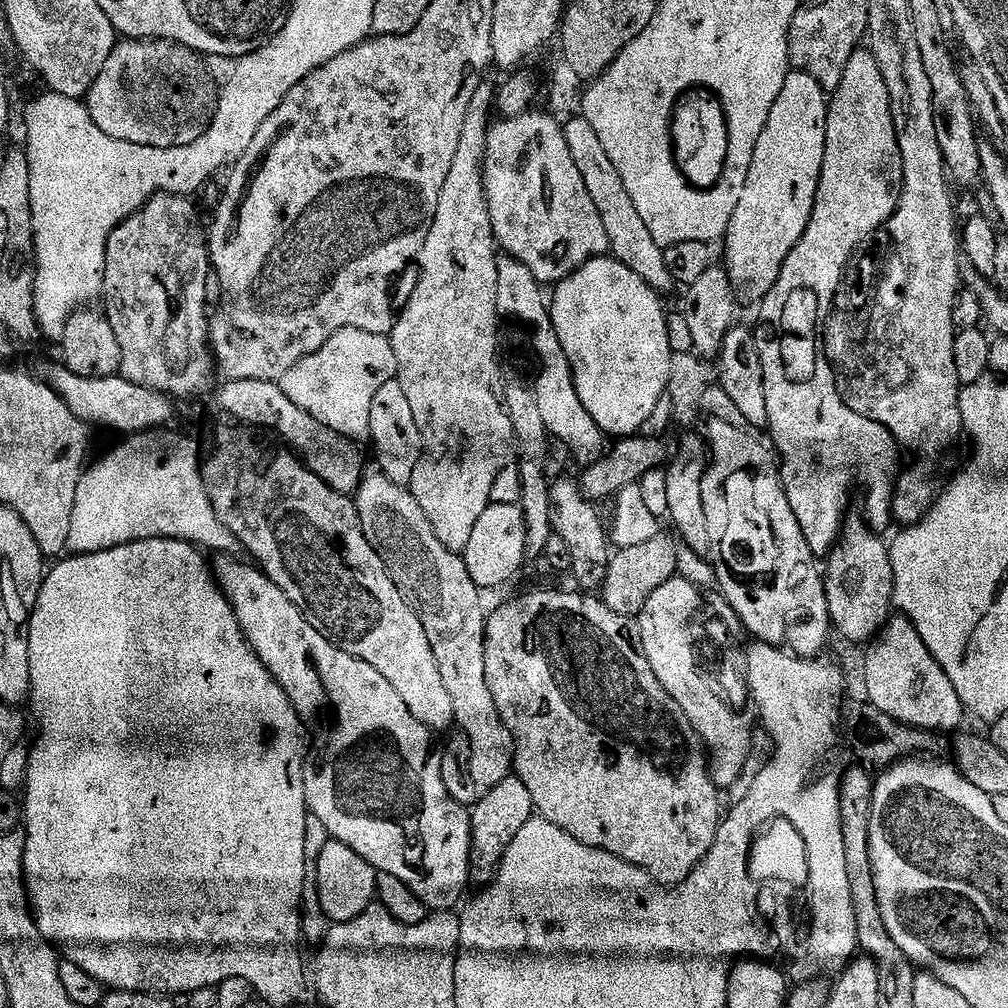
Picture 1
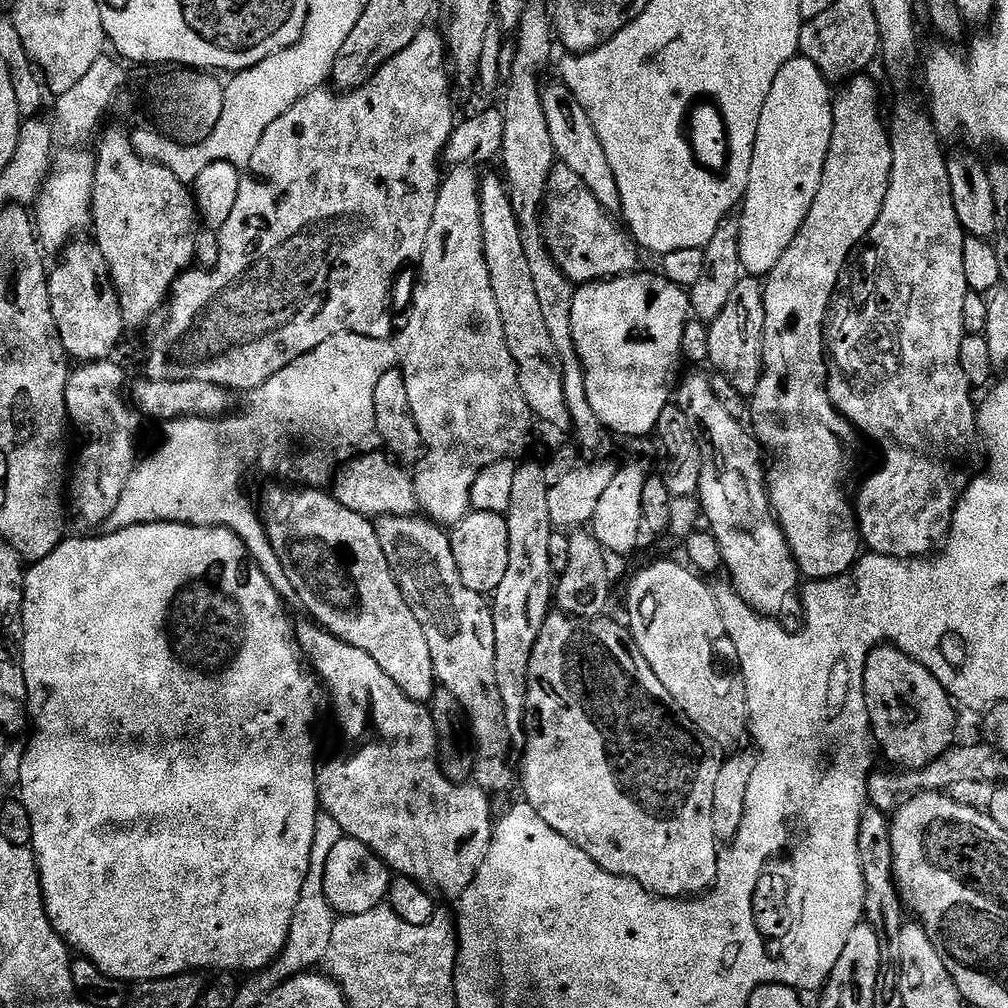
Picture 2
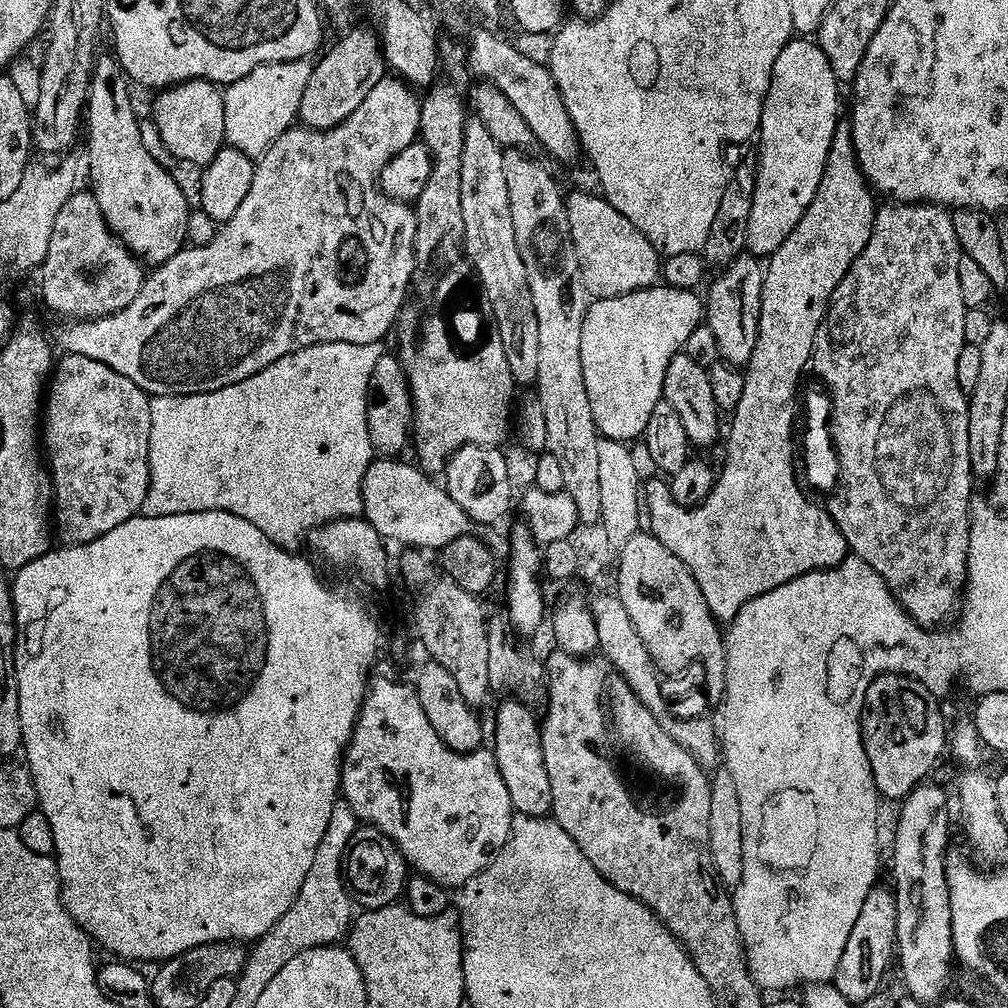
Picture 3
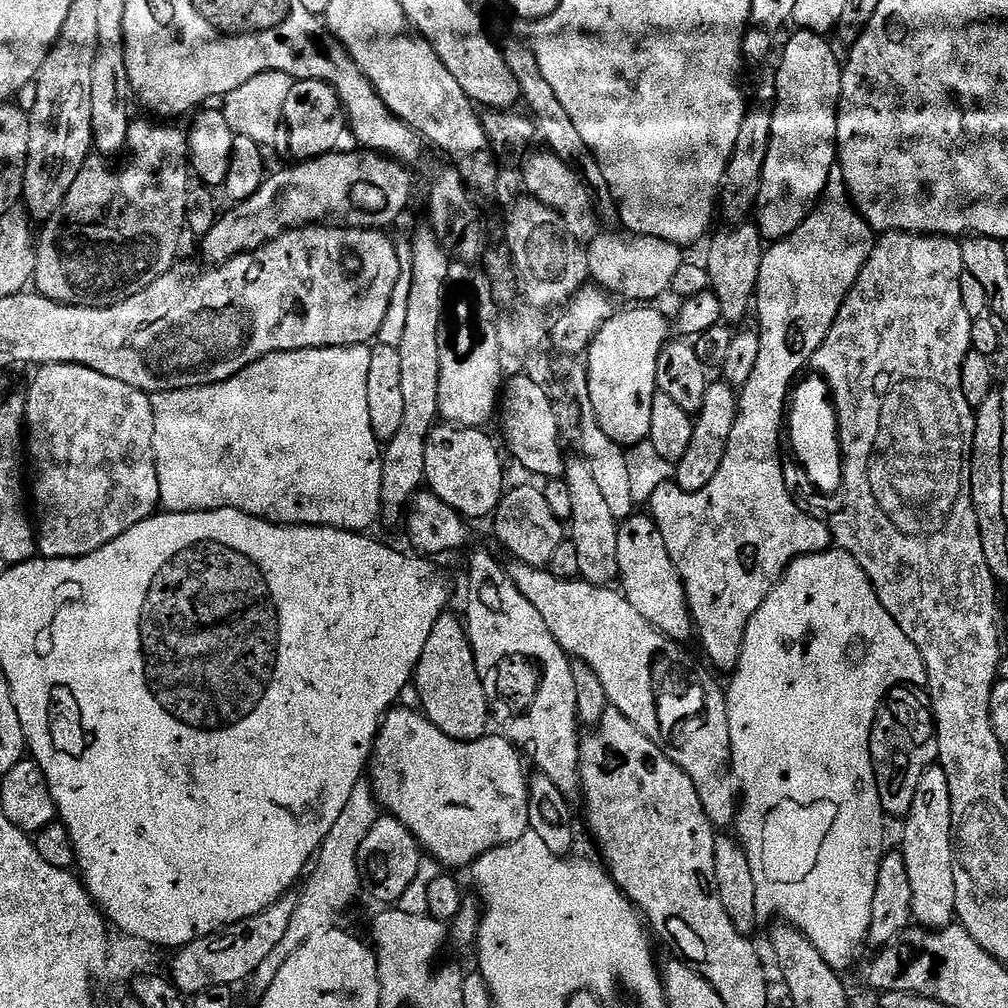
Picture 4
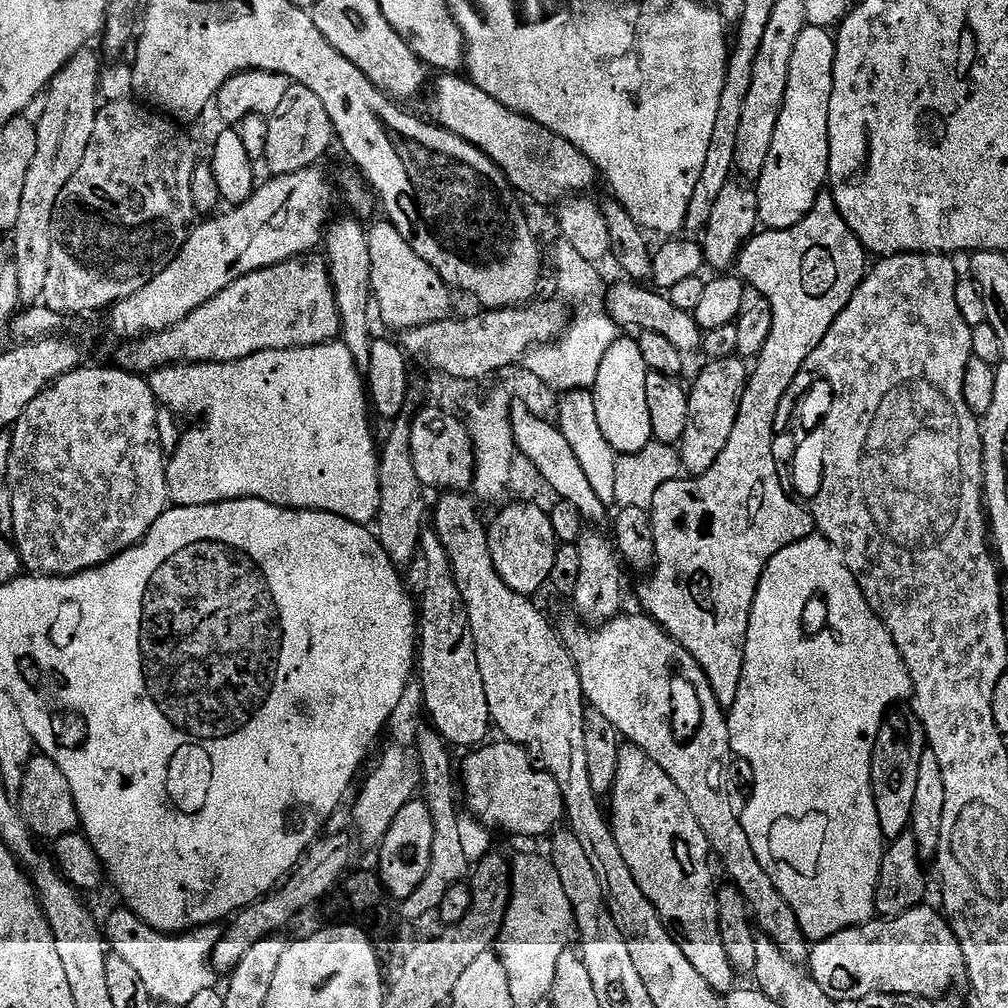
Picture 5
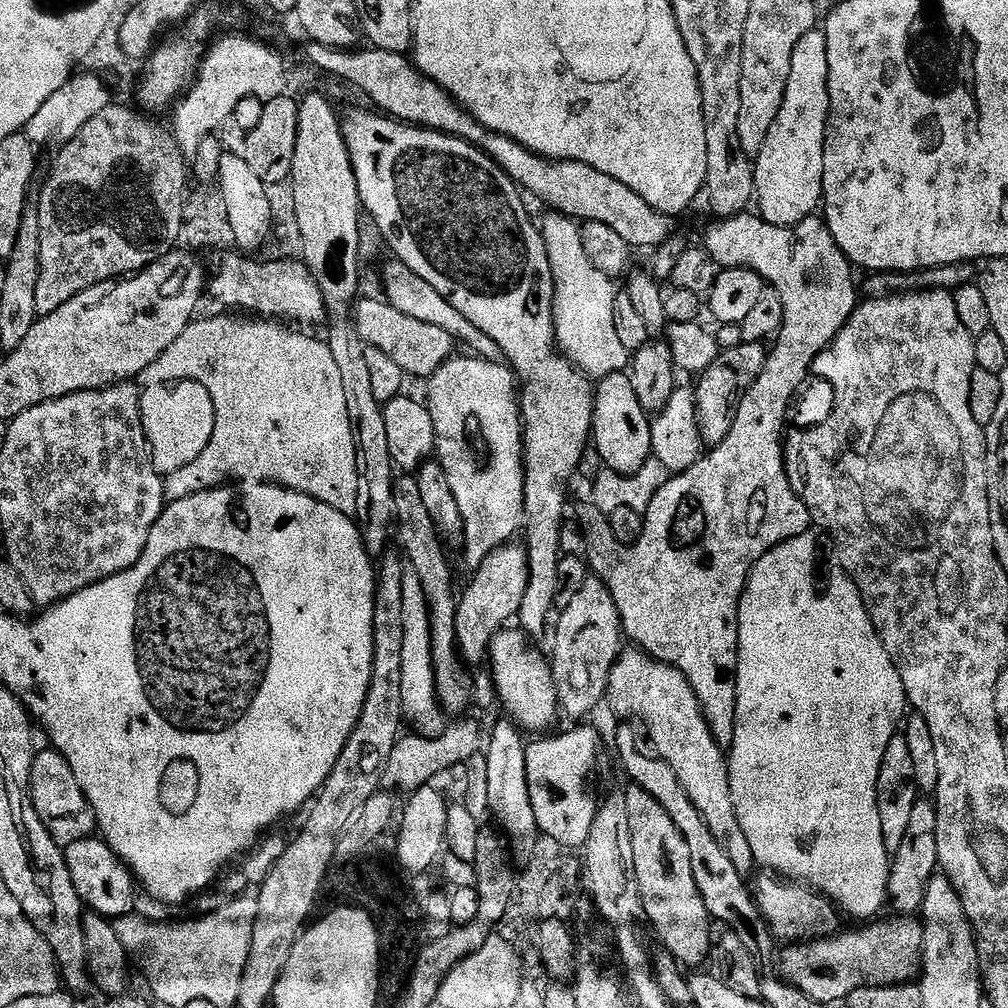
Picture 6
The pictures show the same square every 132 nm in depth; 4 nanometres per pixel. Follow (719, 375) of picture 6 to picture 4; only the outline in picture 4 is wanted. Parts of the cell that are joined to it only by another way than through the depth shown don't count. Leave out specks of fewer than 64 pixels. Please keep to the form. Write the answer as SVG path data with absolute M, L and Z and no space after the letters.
M717 378L709 383L702 398L700 411L694 416L690 446L687 447L686 454L682 454L682 458L675 461L674 482L682 490L687 492L702 490L706 486L710 486L714 474L718 474L718 466L722 466L722 458L726 454L726 446L730 442L730 430L734 430L737 403L737 389L733 388L727 380Z

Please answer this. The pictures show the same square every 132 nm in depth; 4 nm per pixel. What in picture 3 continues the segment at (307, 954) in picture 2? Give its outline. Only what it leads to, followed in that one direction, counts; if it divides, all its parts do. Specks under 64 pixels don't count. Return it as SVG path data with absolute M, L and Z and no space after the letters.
M343 802L337 803L334 814L330 814L330 826L326 826L322 846L318 846L318 854L314 854L314 866L310 866L310 874L306 874L306 882L302 882L302 890L294 906L290 906L278 926L274 926L274 930L267 932L261 940L255 941L251 949L246 972L261 985L270 986L278 970L282 970L286 962L294 962L298 954L339 945L347 937L354 923L354 901L344 878L344 861L357 827L354 810Z

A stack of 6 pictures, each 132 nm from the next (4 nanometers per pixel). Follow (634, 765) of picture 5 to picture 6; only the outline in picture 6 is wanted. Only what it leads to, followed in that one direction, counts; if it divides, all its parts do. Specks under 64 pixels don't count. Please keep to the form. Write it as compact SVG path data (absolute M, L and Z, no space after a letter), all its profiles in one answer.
M635 786L629 787L626 792L626 814L630 814L630 838L634 846L634 870L638 874L638 886L642 894L642 902L644 903L644 914L647 923L652 923L652 928L656 931L656 936L661 940L663 951L669 952L676 960L677 964L687 966L689 964L692 970L699 969L700 963L704 959L709 959L710 953L714 948L714 936L712 940L712 928L714 929L714 921L710 913L706 910L706 902L702 902L702 894L698 894L698 882L694 882L694 866L690 866L690 846L686 846L686 838L682 838L682 834L678 830L678 826L674 826L674 818L670 818L670 814L666 814L666 810L659 804L650 794L646 794L646 790Z

